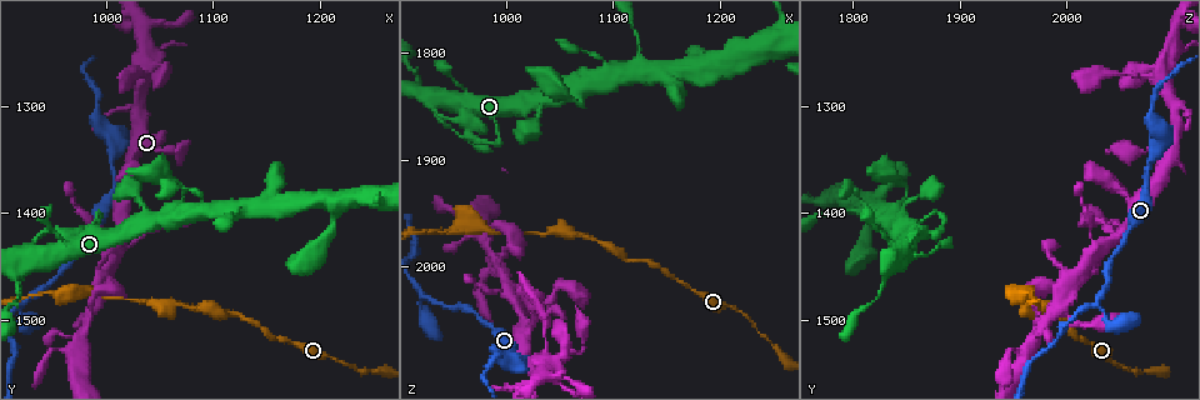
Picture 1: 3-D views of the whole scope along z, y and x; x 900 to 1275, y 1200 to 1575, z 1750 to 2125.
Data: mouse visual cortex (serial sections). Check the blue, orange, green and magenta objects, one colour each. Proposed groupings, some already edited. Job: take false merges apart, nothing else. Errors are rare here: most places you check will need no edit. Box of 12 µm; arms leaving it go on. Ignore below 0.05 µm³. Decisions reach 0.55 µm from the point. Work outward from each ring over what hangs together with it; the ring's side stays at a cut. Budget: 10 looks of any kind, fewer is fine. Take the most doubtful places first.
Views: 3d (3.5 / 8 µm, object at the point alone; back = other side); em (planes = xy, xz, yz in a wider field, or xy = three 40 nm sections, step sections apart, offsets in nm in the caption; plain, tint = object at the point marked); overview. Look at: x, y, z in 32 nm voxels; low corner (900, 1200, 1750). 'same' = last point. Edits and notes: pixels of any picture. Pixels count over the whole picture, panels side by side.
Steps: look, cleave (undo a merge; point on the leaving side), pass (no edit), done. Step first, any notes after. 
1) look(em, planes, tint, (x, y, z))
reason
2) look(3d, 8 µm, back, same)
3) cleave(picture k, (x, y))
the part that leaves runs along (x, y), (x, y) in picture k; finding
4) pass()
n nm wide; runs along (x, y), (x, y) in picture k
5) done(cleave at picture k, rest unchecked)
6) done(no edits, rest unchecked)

look(3d, 3.5 µm, (960, 1428, 1880))
sharp bend

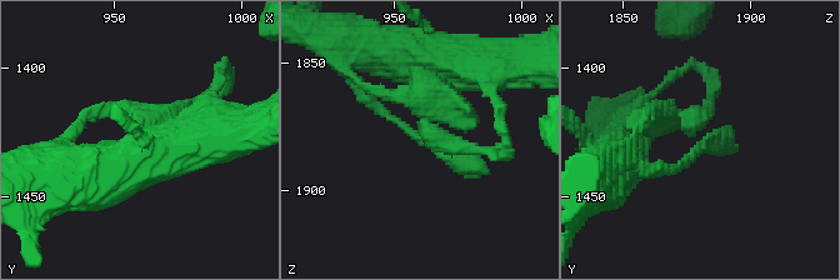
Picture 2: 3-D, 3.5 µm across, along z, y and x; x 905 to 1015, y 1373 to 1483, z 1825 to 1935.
look(em, xy, step 2, tint, (961, 1430, 1882))

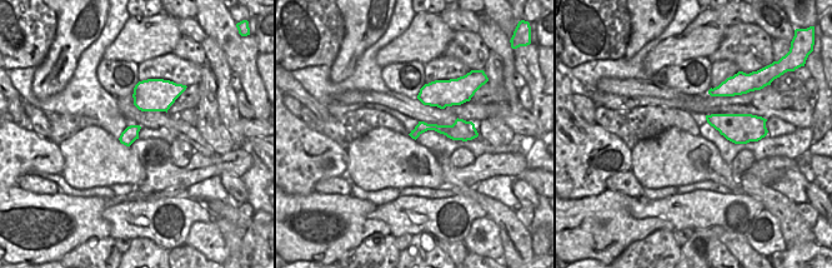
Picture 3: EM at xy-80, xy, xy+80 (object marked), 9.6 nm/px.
pass()
runs along (436, 84), (425, 141), (490, 173) in picture 2; one cell here

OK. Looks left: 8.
look(3d, 3.5 µm, (990, 1314, 2082))
calibre changes

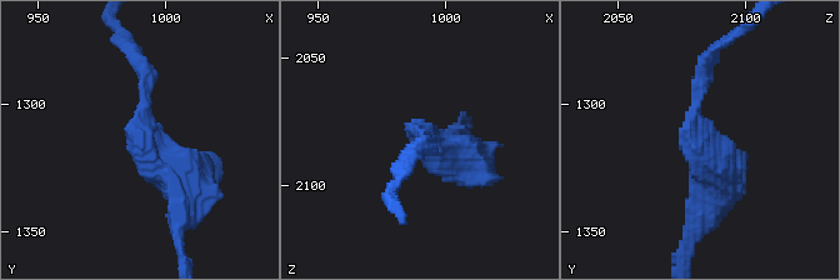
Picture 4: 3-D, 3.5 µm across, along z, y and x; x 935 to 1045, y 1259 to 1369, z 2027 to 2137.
look(em, xy, step 2, tint, (992, 1315, 2082))
shape alone is not enough

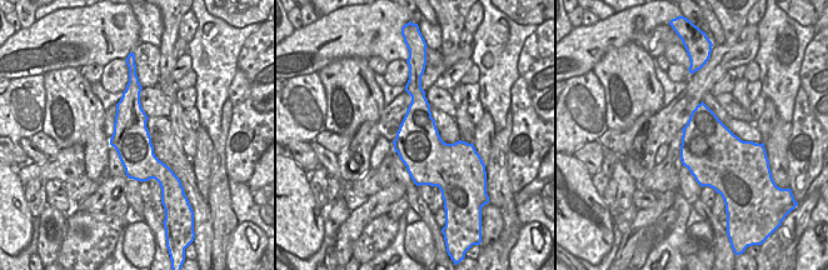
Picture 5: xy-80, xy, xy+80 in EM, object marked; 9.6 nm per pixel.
pass()
runs along (131, 81), (131, 141), (161, 181) in picture 5; continuous, no second cell

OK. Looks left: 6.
look(3d, 3.5 µm, (1034, 1228, 2100))
sharp bend

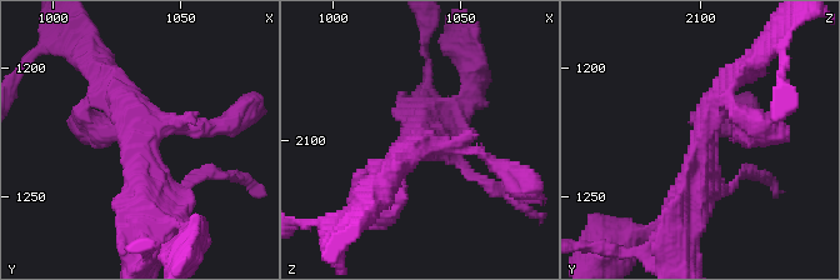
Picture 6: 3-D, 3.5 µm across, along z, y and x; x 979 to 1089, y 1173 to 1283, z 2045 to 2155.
look(em, xy, step 2, tint, (1035, 1227, 2102))
3 arms; arms of 150, 250, 450 nm; shape alone is not enough

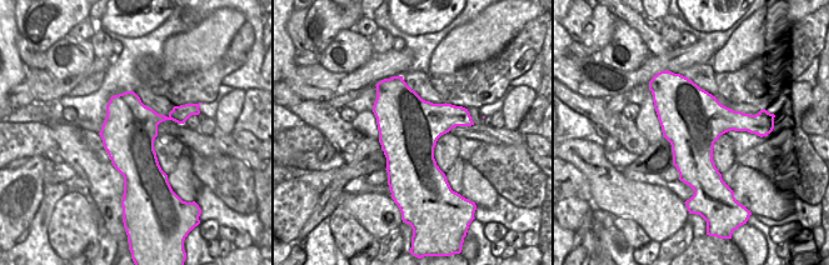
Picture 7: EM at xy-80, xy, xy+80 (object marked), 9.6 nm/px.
look(em, planes, tint, same)

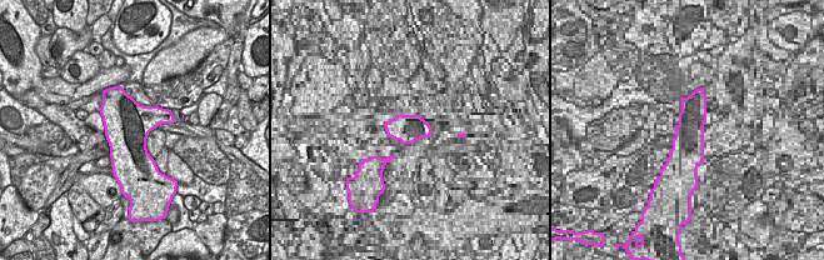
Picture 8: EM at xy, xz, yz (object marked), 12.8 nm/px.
pass()
runs along (159, 215), (133, 116), (90, 100) in picture 6; all the same cell

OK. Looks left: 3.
look(3d, 3.5 µm, (1006, 1434, 2030))
thin neck

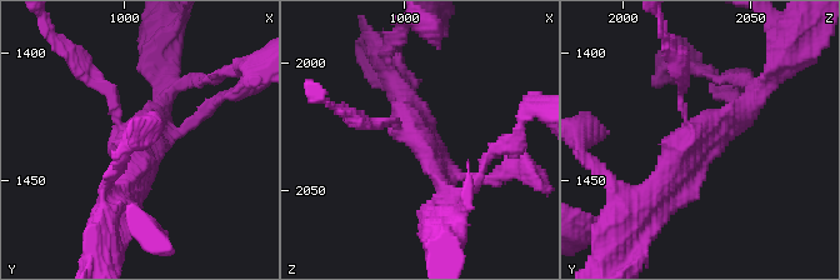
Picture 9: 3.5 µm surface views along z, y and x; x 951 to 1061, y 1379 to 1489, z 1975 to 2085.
look(em, planes, tint, (1005, 1434, 2029))
3 arms; arms of 100, 200, 350 nm

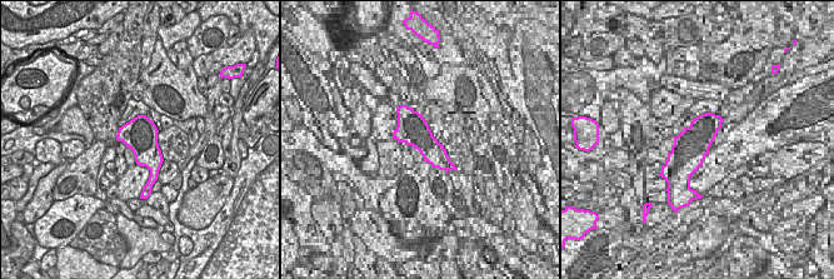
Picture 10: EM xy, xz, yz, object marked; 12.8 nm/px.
pass()
runs along (755, 95), (701, 130), (644, 203) in picture 9; continuous, no second cell

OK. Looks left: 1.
done(no edits, rest unchecked)

